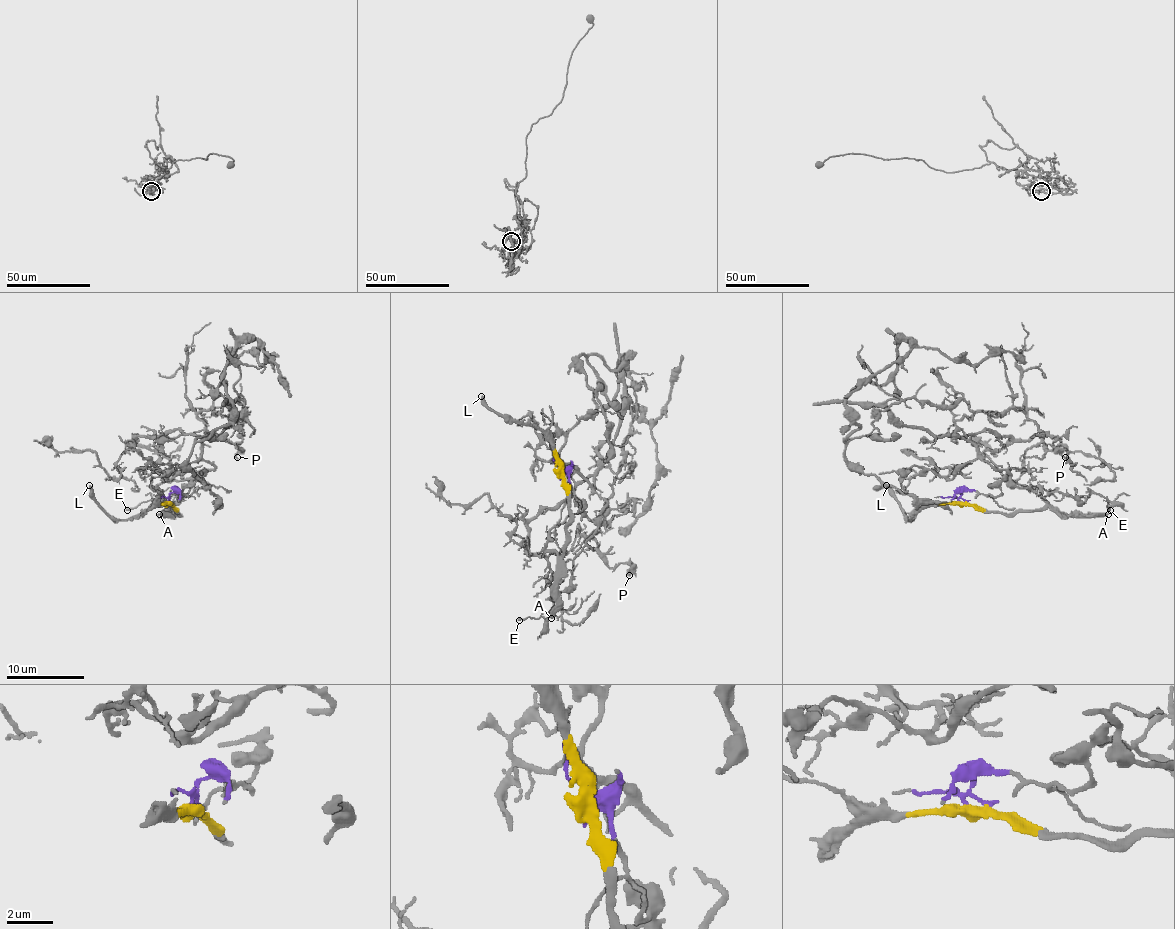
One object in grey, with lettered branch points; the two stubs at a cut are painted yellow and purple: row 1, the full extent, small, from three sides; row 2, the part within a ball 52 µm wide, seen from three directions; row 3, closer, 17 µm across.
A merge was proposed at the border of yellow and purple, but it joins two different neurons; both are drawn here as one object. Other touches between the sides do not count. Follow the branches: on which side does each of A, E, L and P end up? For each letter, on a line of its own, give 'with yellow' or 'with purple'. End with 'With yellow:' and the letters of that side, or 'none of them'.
A: with yellow
E: with purple
L: with yellow
P: with purple
With yellow: A, L

